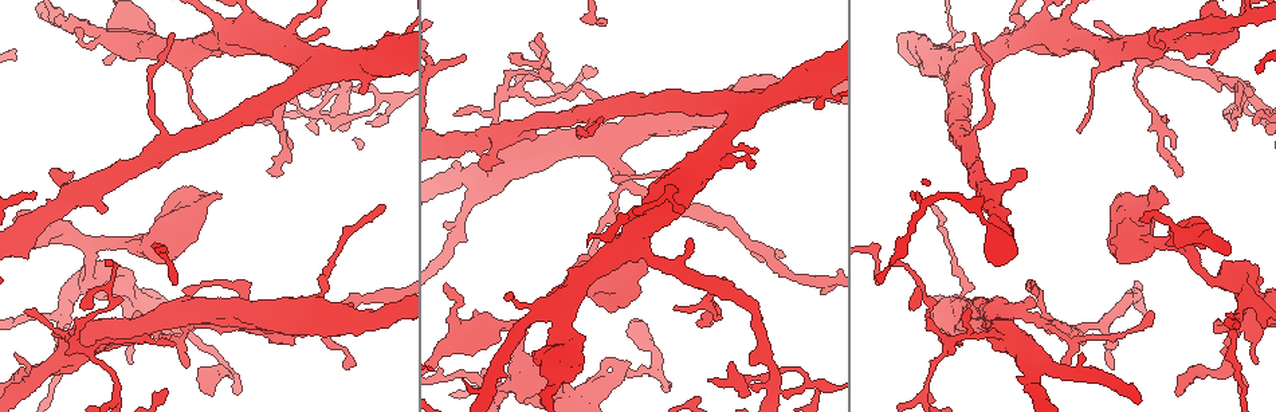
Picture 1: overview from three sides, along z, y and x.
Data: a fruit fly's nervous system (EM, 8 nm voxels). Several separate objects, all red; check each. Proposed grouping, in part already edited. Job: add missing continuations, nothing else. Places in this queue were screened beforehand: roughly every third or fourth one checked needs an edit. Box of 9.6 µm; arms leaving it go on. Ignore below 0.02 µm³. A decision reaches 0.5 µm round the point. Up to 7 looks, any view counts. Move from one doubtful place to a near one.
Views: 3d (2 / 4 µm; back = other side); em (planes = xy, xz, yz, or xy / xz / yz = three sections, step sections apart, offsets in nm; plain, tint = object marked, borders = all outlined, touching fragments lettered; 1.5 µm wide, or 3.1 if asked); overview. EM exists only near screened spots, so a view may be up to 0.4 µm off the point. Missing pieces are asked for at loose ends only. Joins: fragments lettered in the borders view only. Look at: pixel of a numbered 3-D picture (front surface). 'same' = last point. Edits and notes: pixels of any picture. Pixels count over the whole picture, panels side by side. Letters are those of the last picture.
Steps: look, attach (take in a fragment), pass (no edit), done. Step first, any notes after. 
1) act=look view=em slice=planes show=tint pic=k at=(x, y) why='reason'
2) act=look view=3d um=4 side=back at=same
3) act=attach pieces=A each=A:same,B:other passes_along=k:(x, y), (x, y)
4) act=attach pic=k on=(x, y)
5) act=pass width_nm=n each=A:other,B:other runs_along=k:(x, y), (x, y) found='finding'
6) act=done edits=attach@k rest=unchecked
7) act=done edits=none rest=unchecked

act=look view=3d um=4 pic=1 at=(170, 32)

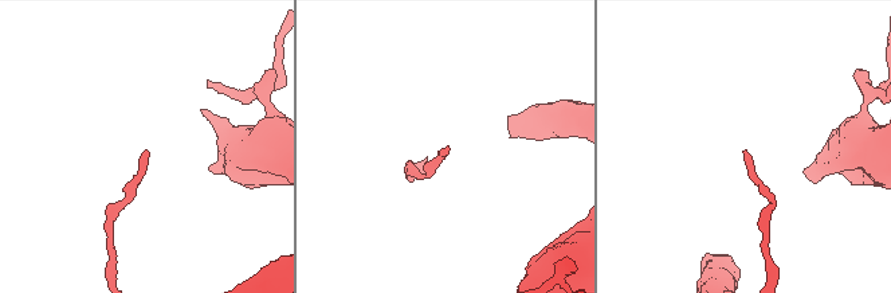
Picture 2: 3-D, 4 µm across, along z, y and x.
act=look view=em slice=xy step=4 show=borders pic=2 at=(745, 149)

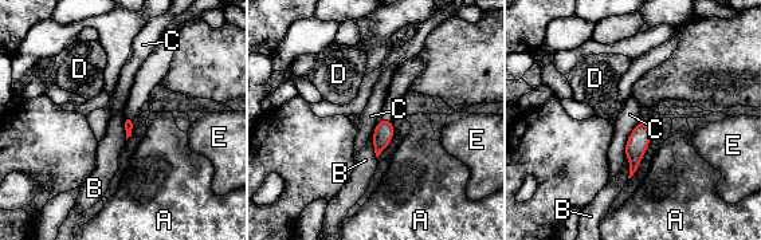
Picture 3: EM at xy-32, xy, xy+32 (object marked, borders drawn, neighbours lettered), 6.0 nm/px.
act=look view=em slice=planes show=borders at=same

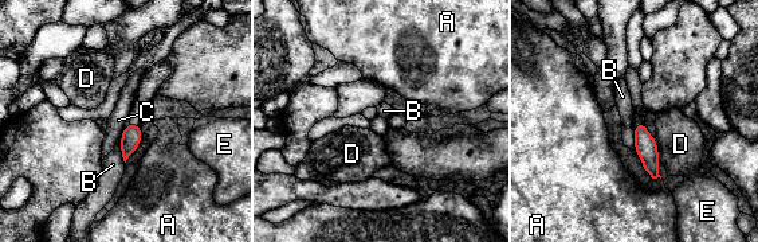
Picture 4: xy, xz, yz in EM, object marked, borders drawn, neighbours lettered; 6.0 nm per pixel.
act=pass each=A:other,B:other,C:other,D:other,E:other border=4:(129, 121), (120, 136) found='no lettered fragment goes on from it'

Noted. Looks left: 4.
act=look view=3d um=4 pic=1 at=(533, 351)

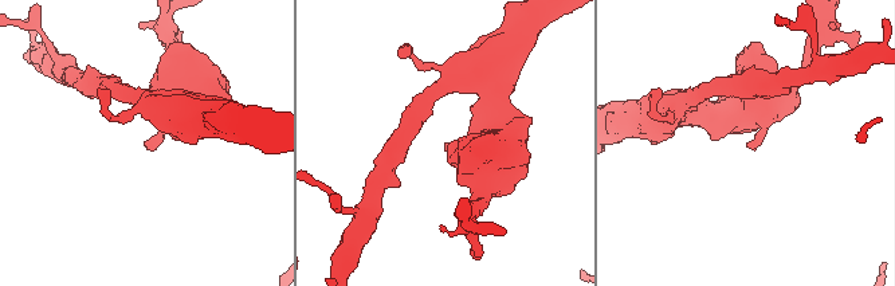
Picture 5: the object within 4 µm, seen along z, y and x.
act=look view=em slice=planes show=borders pic=5 at=(444, 144)

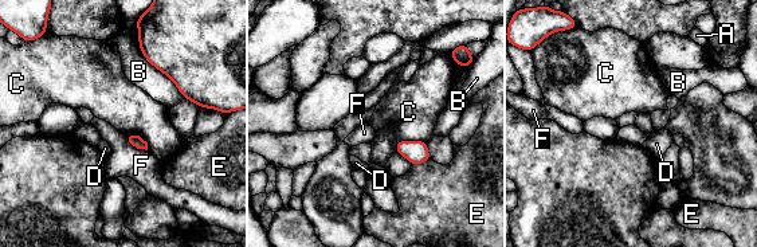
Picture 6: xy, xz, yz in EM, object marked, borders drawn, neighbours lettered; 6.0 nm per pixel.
act=pass each=A:other,B:other,C:other,D:other,E:other,F:other border=6:(124, 136), (132, 145), (146, 151) found='none of them fits'

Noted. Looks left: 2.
act=look view=3d um=4 pic=1 at=(1118, 195) why='an open end'

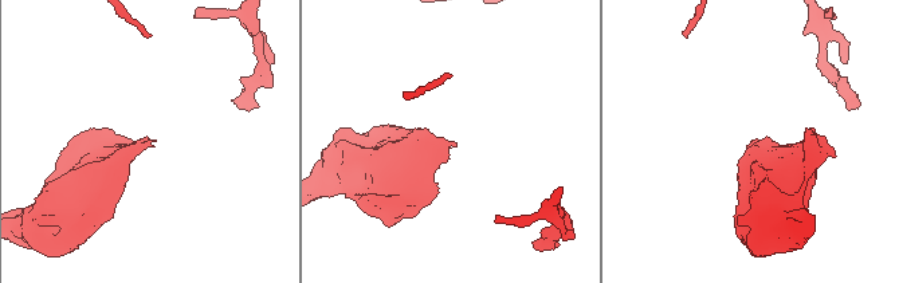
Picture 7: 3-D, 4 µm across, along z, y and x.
act=look view=em slice=xy step=4 show=borders pic=7 at=(452, 144) why='need the tissue'

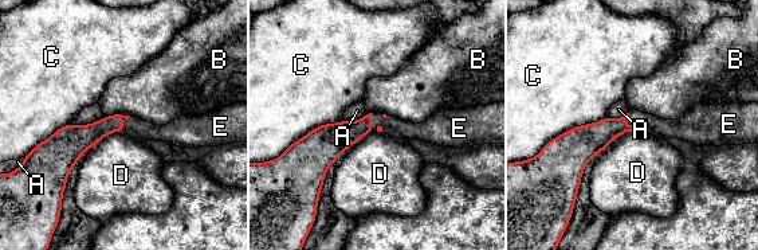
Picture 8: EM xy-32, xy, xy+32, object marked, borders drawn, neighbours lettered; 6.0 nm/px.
act=attach pieces=E longest_contact=C:400nm each=A:other,B:other,C:other,D:other,E:same found='the cell continues'

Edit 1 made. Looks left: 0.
act=done edits=attach@8 rest=unchecked

